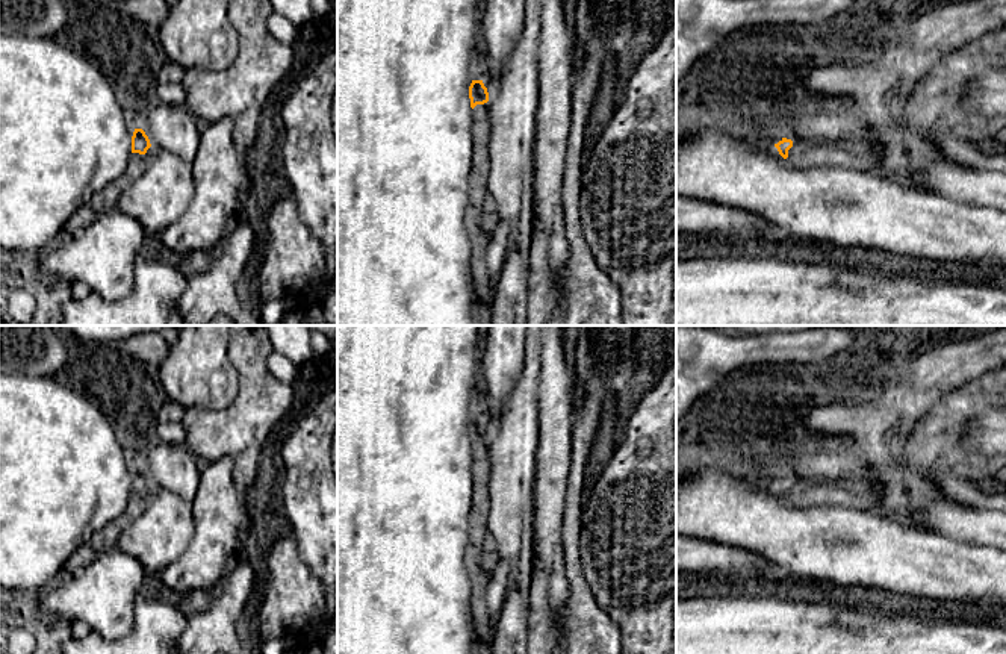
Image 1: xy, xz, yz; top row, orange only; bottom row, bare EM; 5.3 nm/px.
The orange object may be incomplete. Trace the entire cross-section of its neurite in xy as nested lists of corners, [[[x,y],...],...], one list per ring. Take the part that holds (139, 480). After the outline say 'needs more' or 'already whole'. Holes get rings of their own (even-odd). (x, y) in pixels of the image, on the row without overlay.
[[[135,468],[132,475],[132,495],[126,510],[112,522],[95,531],[89,545],[97,554],[118,547],[121,533],[150,506],[154,487],[142,468]]]; needs more

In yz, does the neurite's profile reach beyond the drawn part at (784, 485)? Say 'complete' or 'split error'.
split error

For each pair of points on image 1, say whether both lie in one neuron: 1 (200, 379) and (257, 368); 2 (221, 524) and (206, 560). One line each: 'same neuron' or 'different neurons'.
1: different neurons
2: same neuron

